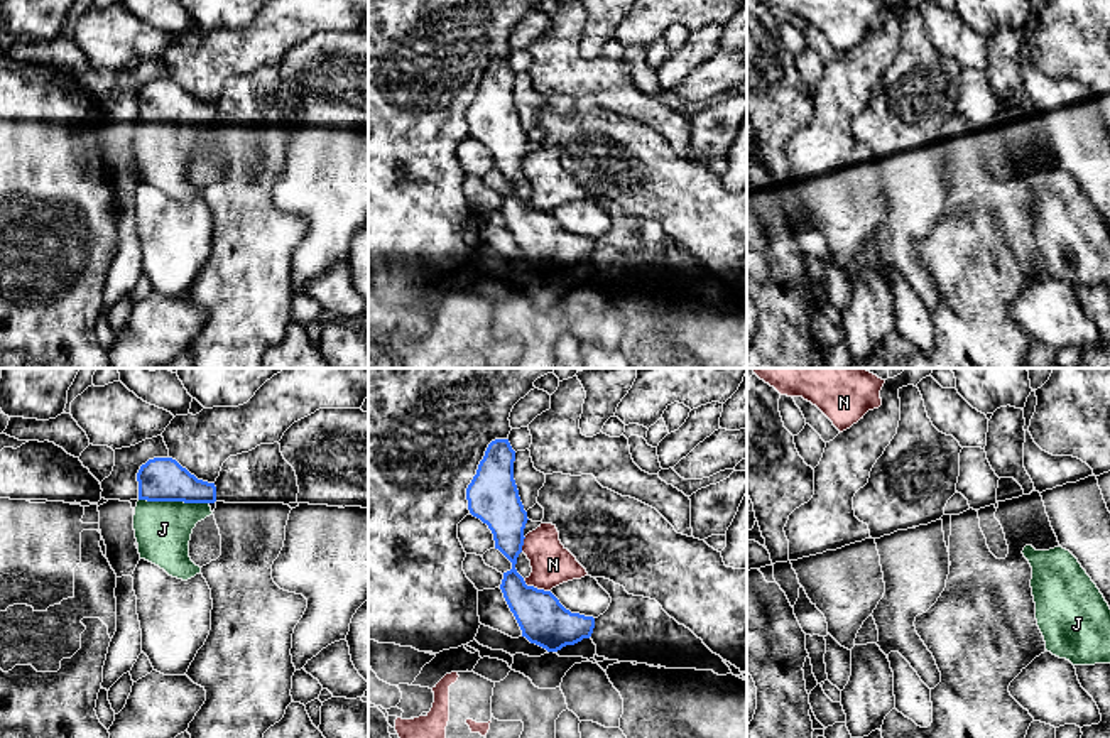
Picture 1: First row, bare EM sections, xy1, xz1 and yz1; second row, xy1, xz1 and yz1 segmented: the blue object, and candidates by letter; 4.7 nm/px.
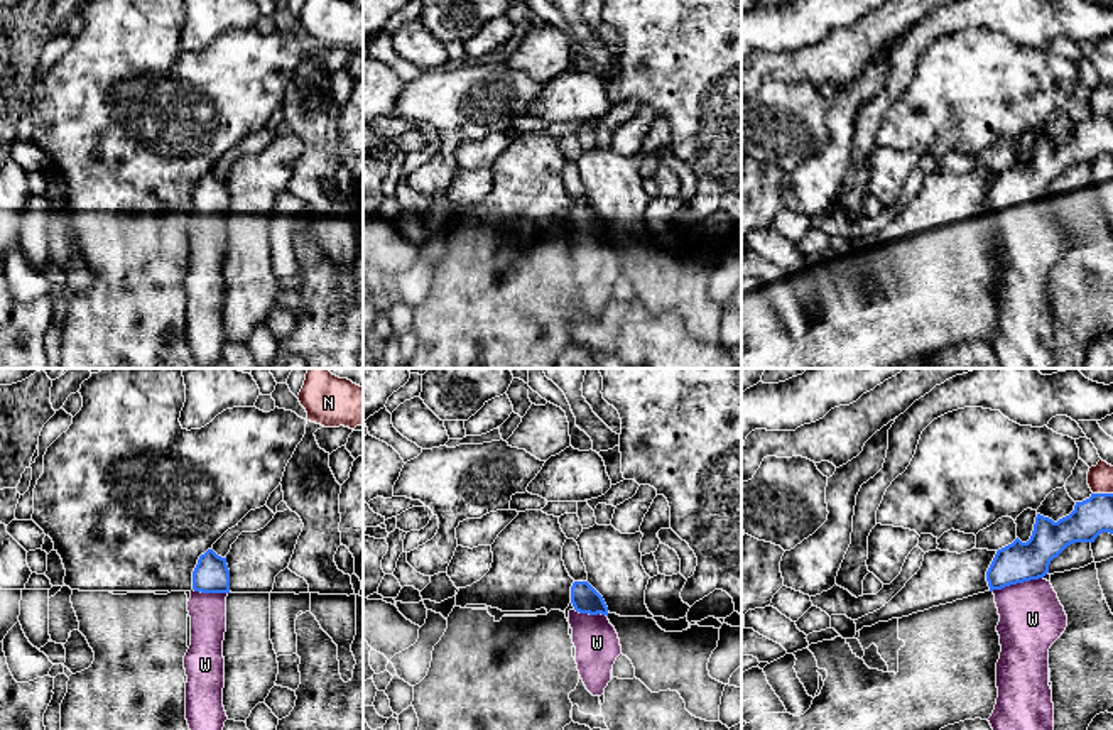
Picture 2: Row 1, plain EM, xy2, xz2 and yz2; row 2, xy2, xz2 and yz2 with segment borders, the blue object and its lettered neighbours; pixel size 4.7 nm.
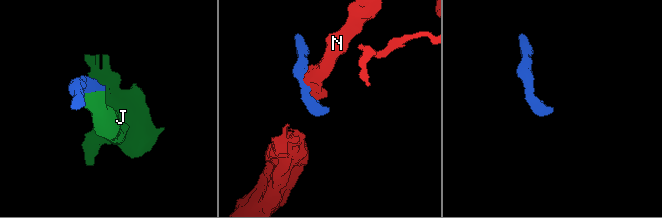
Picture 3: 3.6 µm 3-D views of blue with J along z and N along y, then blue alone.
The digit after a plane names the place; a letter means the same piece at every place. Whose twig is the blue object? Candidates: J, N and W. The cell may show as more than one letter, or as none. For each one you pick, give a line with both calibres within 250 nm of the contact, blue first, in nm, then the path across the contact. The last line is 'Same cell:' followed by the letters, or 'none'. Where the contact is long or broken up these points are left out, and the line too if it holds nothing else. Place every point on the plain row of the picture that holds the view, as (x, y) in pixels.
J: 200/280 nm | across xy1 (161, 100), (174, 122), (164, 137), (163, 151)
W: 190/300 nm | across yz2 (1019, 183), (1017, 203), (1032, 240)
Same cell: J, W

